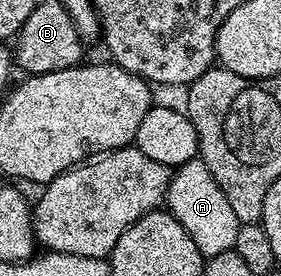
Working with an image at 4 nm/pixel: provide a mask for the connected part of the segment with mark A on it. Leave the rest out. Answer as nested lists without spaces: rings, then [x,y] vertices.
[[[198,157],[187,161],[178,167],[171,177],[167,187],[166,207],[185,227],[194,245],[205,258],[230,252],[234,249],[239,229],[237,214],[230,208],[228,198],[218,186],[216,180],[209,174],[208,167]]]

